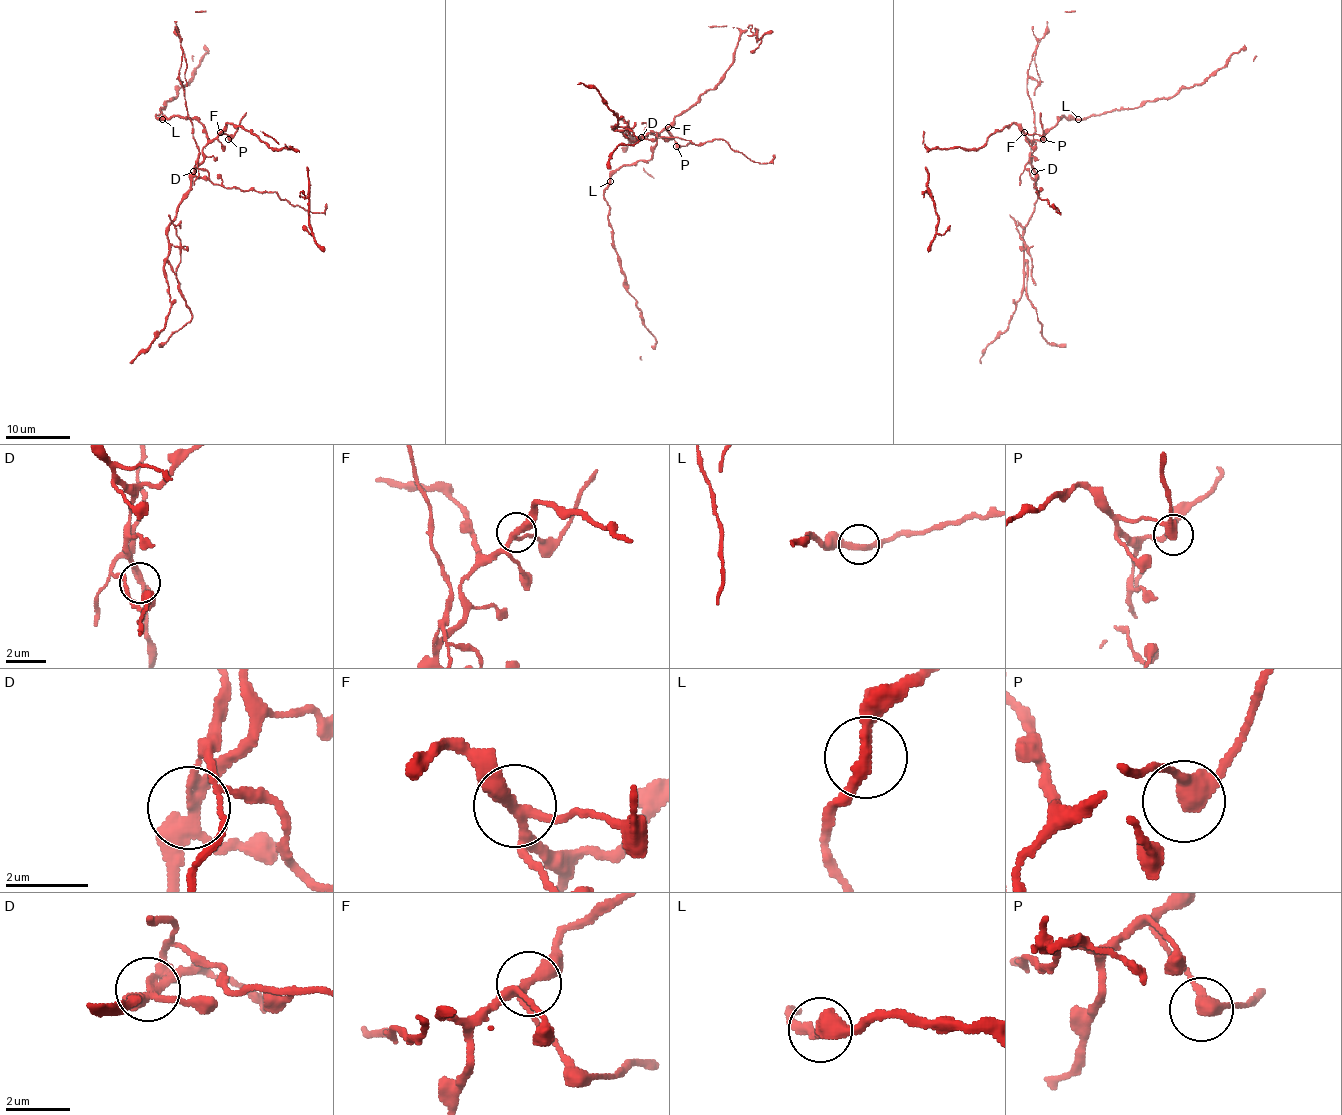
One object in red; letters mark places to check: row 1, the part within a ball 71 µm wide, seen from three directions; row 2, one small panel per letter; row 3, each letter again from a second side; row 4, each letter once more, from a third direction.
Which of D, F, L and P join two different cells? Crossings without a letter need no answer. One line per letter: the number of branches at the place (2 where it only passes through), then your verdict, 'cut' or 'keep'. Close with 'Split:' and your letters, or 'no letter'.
D: branches 3; cut
F: branches 3; keep
L: branches 2; keep
P: branches 2; keep
Split: D

